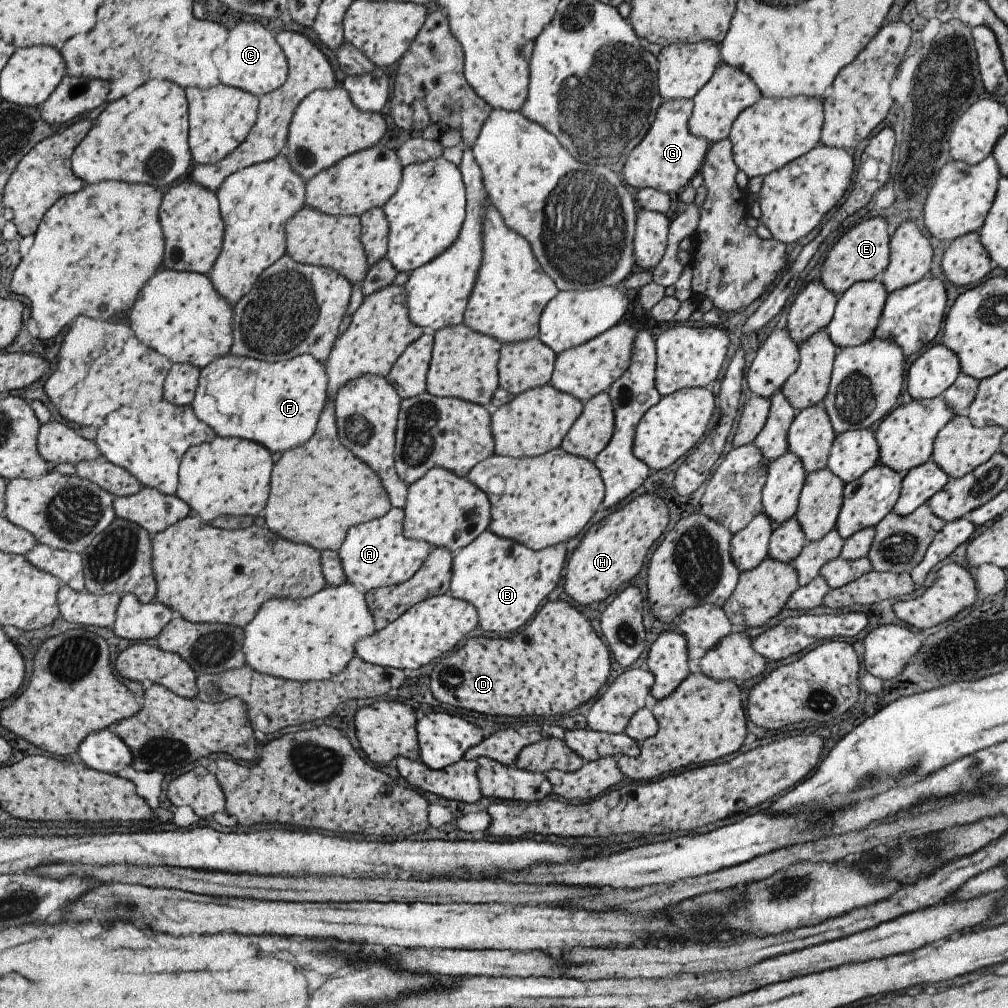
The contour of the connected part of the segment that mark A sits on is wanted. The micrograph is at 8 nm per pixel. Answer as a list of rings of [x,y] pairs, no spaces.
[[[390,508],[381,518],[351,527],[338,550],[347,583],[362,587],[366,592],[401,584],[420,570],[432,547],[425,542],[406,539],[403,534],[404,510]]]

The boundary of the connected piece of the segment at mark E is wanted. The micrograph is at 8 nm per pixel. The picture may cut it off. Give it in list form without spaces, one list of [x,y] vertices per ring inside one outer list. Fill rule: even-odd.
[[[869,218],[848,230],[826,256],[822,266],[822,284],[840,296],[856,282],[876,279],[889,266],[890,234],[884,218]]]

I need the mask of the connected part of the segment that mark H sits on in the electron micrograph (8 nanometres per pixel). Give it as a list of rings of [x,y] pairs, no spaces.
[[[642,494],[600,522],[592,524],[566,564],[566,594],[578,604],[586,606],[602,602],[618,592],[622,584],[632,580],[642,570],[648,550],[664,534],[668,522],[668,506],[664,500],[658,496]]]

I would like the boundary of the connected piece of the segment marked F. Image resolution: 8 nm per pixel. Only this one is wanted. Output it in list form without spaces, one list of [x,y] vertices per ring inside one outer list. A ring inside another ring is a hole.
[[[231,353],[216,358],[201,370],[191,408],[194,415],[220,437],[237,437],[262,444],[270,453],[287,452],[305,444],[316,432],[316,426],[327,402],[327,381],[324,364],[310,354],[291,360],[265,362]]]

